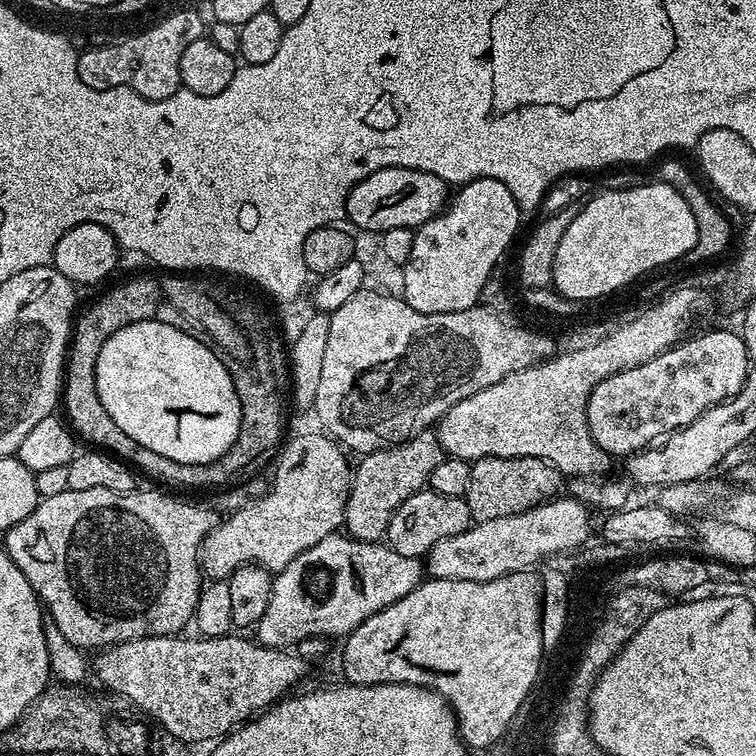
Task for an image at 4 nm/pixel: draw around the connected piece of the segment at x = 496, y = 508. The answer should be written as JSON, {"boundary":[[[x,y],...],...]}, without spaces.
{"boundary":[[[487,456],[473,461],[471,465],[470,487],[465,500],[473,523],[525,512],[534,505],[553,499],[559,493],[560,484],[564,482],[560,471],[552,464],[529,456]]]}

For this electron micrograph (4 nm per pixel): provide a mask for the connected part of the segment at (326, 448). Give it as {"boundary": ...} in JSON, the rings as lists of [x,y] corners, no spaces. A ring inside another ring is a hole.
{"boundary":[[[320,430],[304,432],[286,444],[279,449],[280,461],[276,464],[276,474],[271,477],[268,493],[248,507],[225,515],[201,544],[200,570],[209,581],[227,580],[234,570],[244,564],[258,564],[273,574],[278,573],[290,562],[294,562],[302,550],[310,550],[314,542],[322,542],[322,538],[333,535],[343,525],[344,507],[353,473],[344,457],[345,449]]]}

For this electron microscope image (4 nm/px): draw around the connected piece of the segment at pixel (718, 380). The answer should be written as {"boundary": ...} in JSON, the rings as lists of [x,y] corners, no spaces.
{"boundary":[[[704,332],[701,336],[689,335],[674,344],[658,358],[646,362],[642,366],[634,366],[625,372],[614,374],[598,386],[588,399],[588,425],[594,442],[613,458],[627,458],[636,452],[642,452],[645,448],[651,448],[661,438],[667,438],[677,428],[684,428],[690,422],[694,422],[708,408],[728,400],[742,386],[748,377],[750,361],[748,351],[744,345],[744,337],[736,332]]]}

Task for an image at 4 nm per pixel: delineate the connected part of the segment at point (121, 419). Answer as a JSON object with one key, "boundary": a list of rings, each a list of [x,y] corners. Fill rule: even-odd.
{"boundary":[[[155,318],[122,326],[106,339],[96,359],[96,390],[98,398],[102,400],[102,406],[106,408],[106,414],[114,420],[114,426],[118,426],[122,434],[128,434],[138,446],[145,447],[146,450],[154,450],[155,453],[172,458],[176,462],[188,464],[214,462],[222,458],[239,437],[239,424],[242,422],[243,410],[226,366],[222,366],[220,359],[206,345],[198,342],[198,338],[190,338],[190,334],[182,334],[182,330],[174,330],[174,326],[166,326],[166,322]]]}

